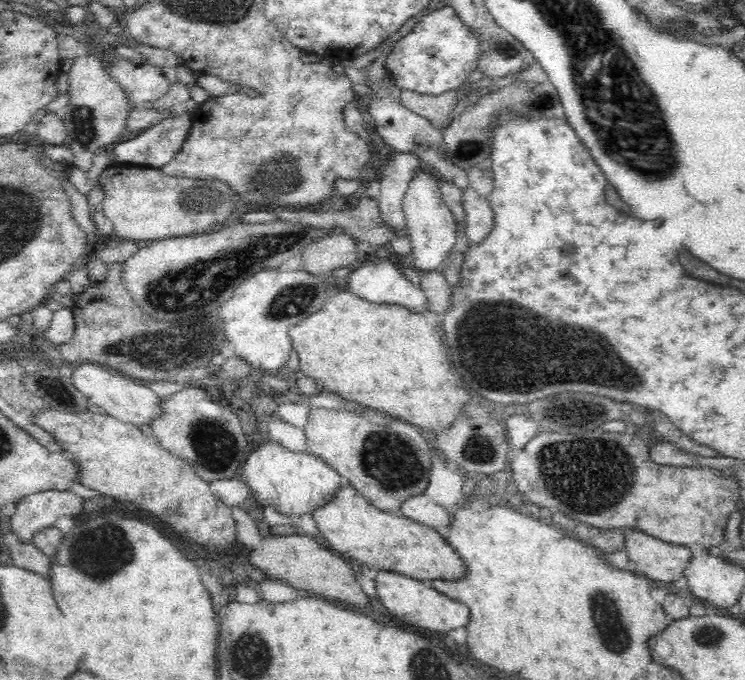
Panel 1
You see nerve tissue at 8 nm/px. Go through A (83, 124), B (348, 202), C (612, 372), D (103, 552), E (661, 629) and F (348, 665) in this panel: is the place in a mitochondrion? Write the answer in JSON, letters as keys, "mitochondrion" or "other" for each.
{"A":"mitochondrion","B":"other","C":"mitochondrion","D":"mitochondrion","E":"other","F":"other"}

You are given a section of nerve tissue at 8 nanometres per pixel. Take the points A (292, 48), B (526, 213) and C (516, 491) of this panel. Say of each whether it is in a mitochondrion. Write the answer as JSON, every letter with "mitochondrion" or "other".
{"A":"other","B":"other","C":"other"}

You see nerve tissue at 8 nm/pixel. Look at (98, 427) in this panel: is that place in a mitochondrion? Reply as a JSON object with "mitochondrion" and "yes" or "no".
{"mitochondrion":"no"}

